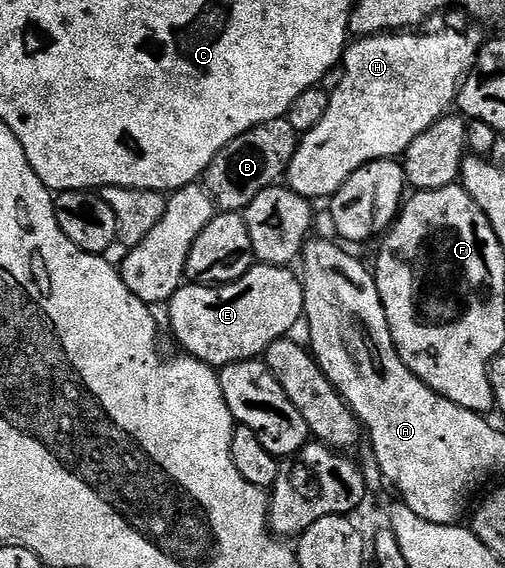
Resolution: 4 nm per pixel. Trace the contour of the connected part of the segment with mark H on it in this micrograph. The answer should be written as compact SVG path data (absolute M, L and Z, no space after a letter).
M446 29L443 33L422 32L426 31L387 31L347 44L340 62L344 68L343 79L330 93L328 112L312 131L301 134L296 155L292 155L292 163L286 168L284 181L293 193L307 199L333 197L357 169L369 161L401 158L416 135L428 131L428 127L451 112L462 82L473 70L476 45L454 29Z

